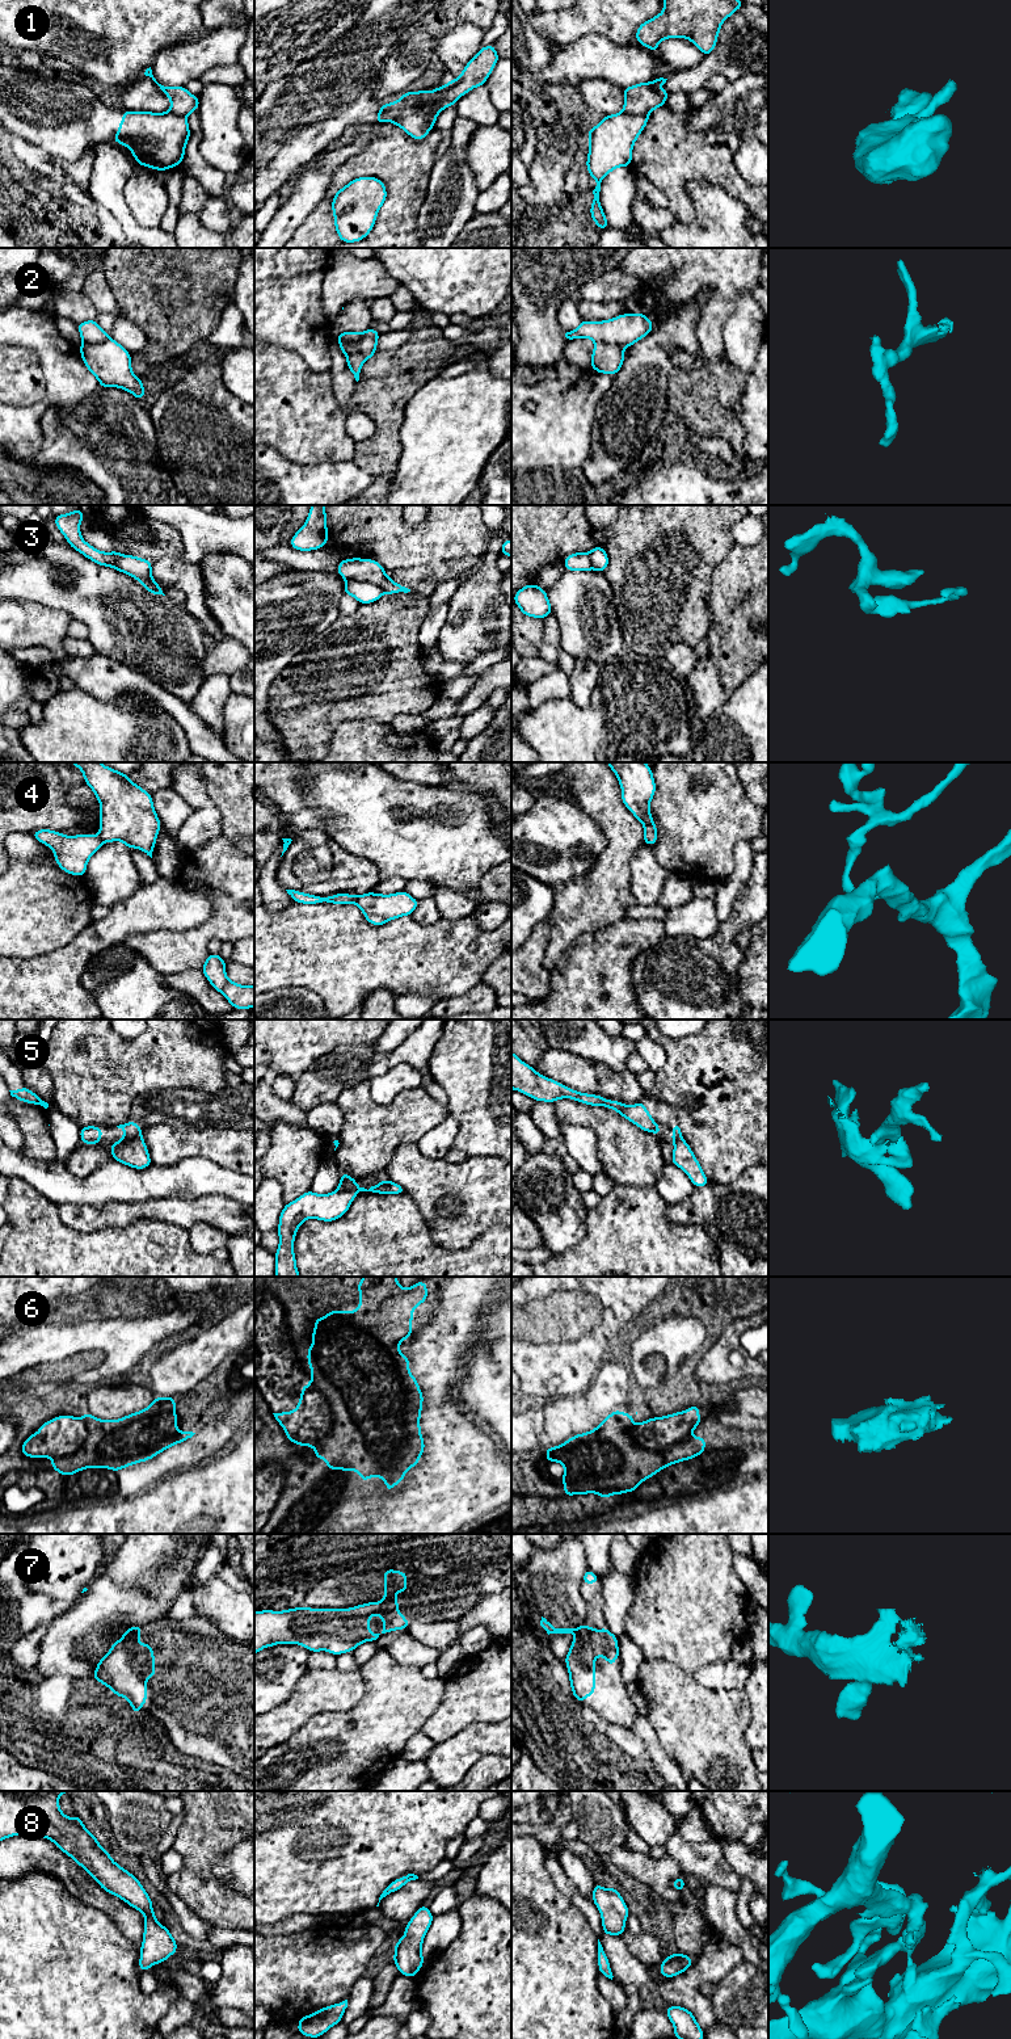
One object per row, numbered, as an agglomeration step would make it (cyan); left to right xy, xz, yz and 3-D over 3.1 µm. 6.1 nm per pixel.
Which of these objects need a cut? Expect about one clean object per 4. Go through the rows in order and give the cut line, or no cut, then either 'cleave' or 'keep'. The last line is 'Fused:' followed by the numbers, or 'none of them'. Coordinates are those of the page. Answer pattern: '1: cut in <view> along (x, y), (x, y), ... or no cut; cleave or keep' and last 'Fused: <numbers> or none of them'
1: cut in xz along (447, 84), (442, 99), (430, 114), (430, 127); cleave
2: cut in yz along (595, 341), (616, 343), (623, 348); cleave
3: cut in xz along (346, 579), (374, 583), (386, 592); cleave
4: cut in xz along (357, 896), (354, 903); cleave
5: cut in xz along (338, 1188), (359, 1190); cleave
6: cut in yz along (632, 1428), (632, 1436), (651, 1450), (664, 1450), (690, 1434); cleave
7: cut in xz along (392, 1596), (383, 1600); cleave
8: no cut; keep
Fused: 1, 2, 3, 4, 5, 6, 7

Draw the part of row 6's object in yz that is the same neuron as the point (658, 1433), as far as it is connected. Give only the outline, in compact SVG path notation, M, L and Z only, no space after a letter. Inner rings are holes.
M694 1405L669 1416L645 1420L635 1425L633 1437L646 1450L665 1450L688 1438L694 1429L700 1425L699 1411L700 1407Z

